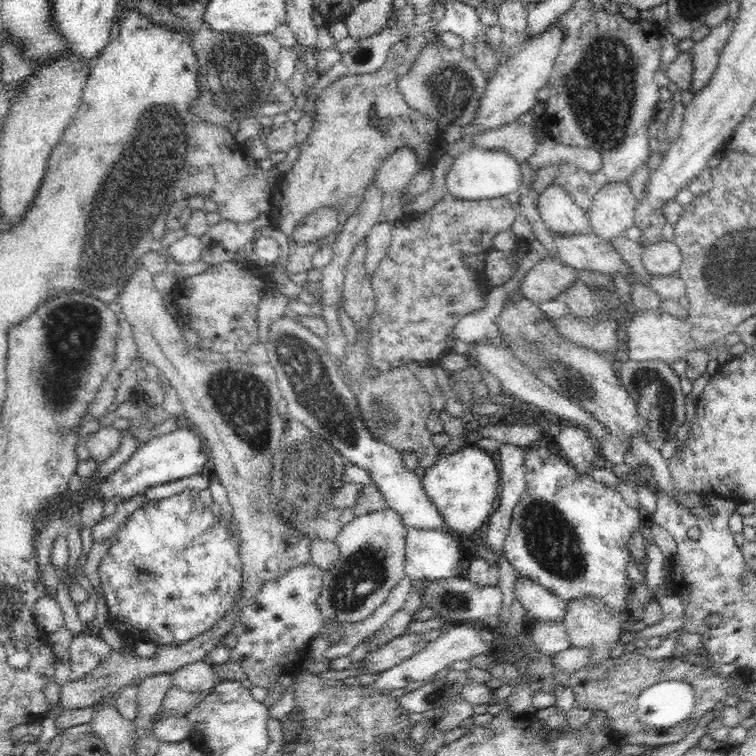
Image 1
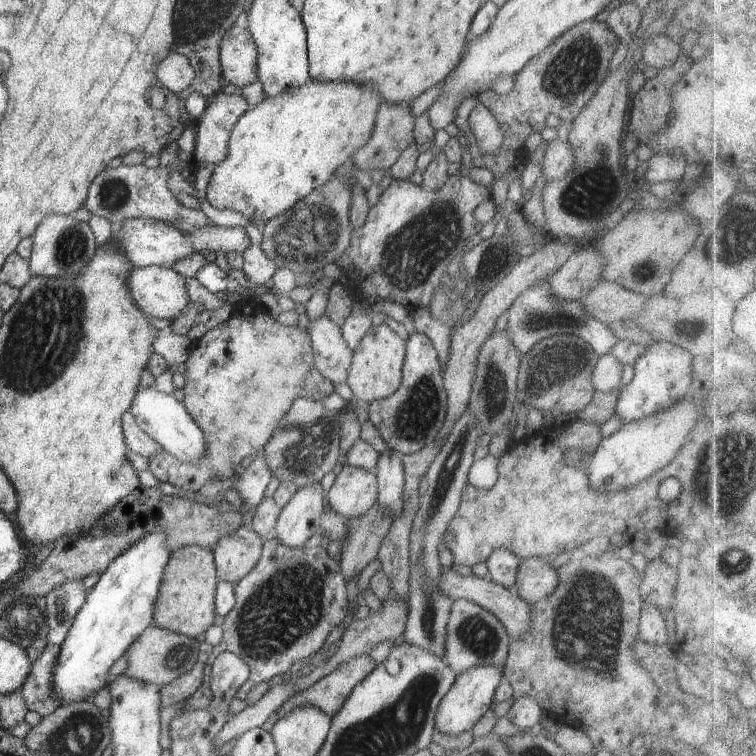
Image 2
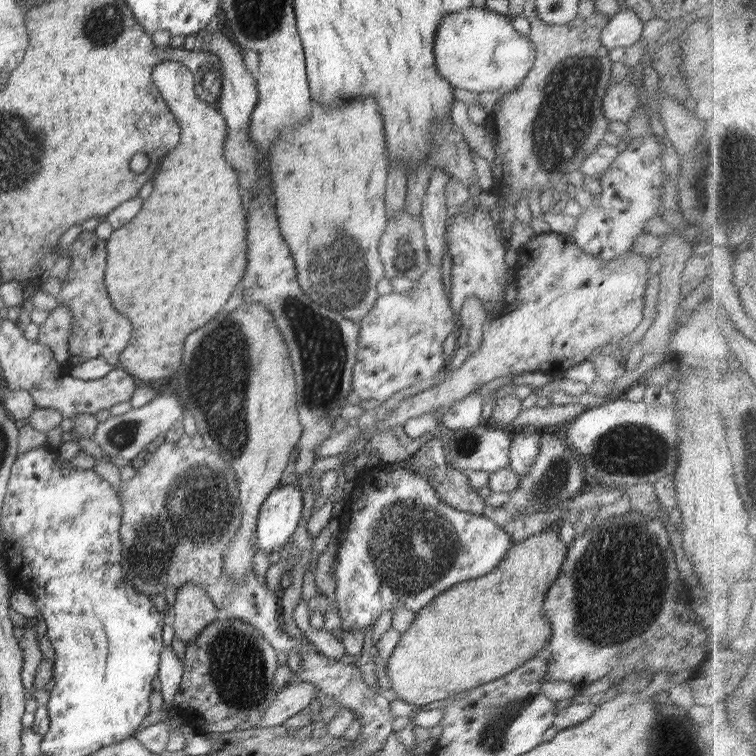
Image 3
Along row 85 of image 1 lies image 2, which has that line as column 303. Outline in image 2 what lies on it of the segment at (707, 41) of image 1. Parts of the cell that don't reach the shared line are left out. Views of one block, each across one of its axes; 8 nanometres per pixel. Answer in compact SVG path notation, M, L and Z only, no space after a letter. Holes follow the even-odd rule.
M362 654L362 656L356 656L354 658L350 658L348 662L340 664L336 670L332 670L330 674L324 676L315 682L312 686L309 686L306 690L302 690L302 692L294 693L280 708L276 708L276 712L274 714L270 714L268 716L268 720L263 722L261 729L264 732L269 732L271 728L280 720L283 716L286 716L288 712L292 712L296 706L303 706L306 704L310 704L310 706L316 706L322 712L325 712L330 718L334 716L340 708L342 708L342 704L346 702L346 698L350 692L354 690L355 686L358 686L366 676L370 674L376 668L376 663L372 658L370 658L369 654Z

